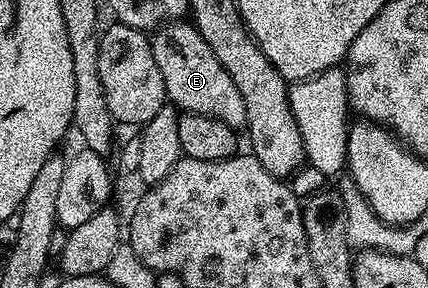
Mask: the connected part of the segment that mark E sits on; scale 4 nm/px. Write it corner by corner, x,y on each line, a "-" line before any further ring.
171,21
155,30
150,39
152,57
160,68
160,77
164,77
166,98
179,112
192,115
207,115
224,121
224,125
235,129
246,126
244,97
236,89
236,81
228,77
228,69
216,61
216,53
200,37
190,21

